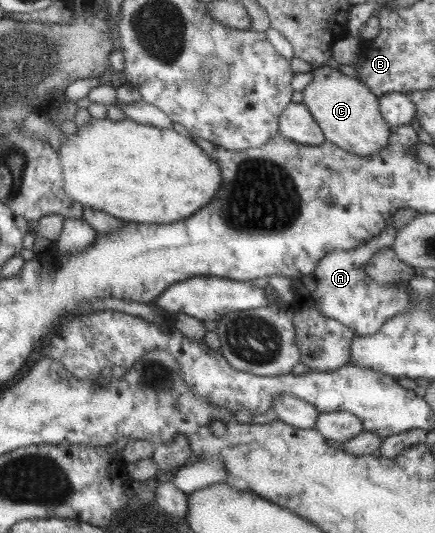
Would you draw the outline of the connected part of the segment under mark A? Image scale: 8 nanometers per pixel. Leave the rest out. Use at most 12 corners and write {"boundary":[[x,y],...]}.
{"boundary":[[396,240],[334,250],[291,282],[291,308],[312,308],[370,337],[413,306],[408,283],[366,265]]}

